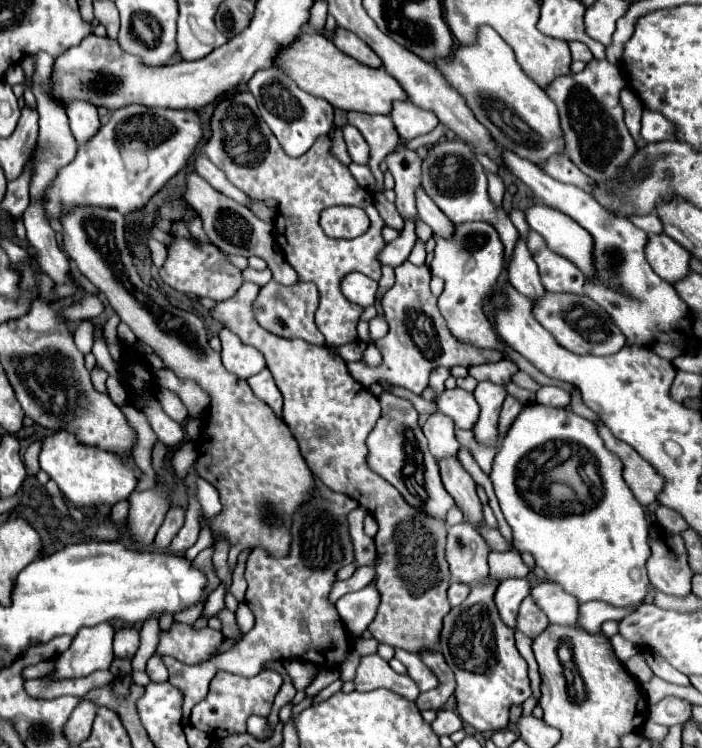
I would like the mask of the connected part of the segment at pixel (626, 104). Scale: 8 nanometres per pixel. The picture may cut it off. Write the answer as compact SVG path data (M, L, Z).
M625 87L620 92L620 102L624 109L624 120L638 149L646 146L646 142L640 137L641 117L643 104L637 95Z

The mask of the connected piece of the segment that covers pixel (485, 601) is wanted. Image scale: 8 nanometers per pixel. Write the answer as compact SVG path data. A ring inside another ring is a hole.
M487 578L487 580L479 582L471 590L469 598L445 616L443 630L441 630L441 642L439 642L441 654L457 678L455 698L457 698L459 716L467 724L471 724L473 728L477 728L481 732L495 732L495 730L507 728L509 708L513 704L523 704L531 696L531 686L529 686L529 678L527 678L527 664L515 648L515 638L513 638L515 632L511 628L507 628L503 624L503 620L499 618L499 612L497 612L495 602L493 602L495 590L497 590L497 584L493 580Z

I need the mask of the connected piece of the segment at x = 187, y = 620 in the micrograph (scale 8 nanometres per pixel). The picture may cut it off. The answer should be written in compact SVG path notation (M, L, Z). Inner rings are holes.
M201 604L201 606L193 606L193 608L189 608L189 610L183 610L183 612L175 614L173 620L175 620L175 622L181 622L181 624L193 624L193 622L199 618L201 608L203 608L203 604Z

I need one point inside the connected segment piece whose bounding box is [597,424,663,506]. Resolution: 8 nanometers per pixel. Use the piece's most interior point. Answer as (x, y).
(641, 477)

